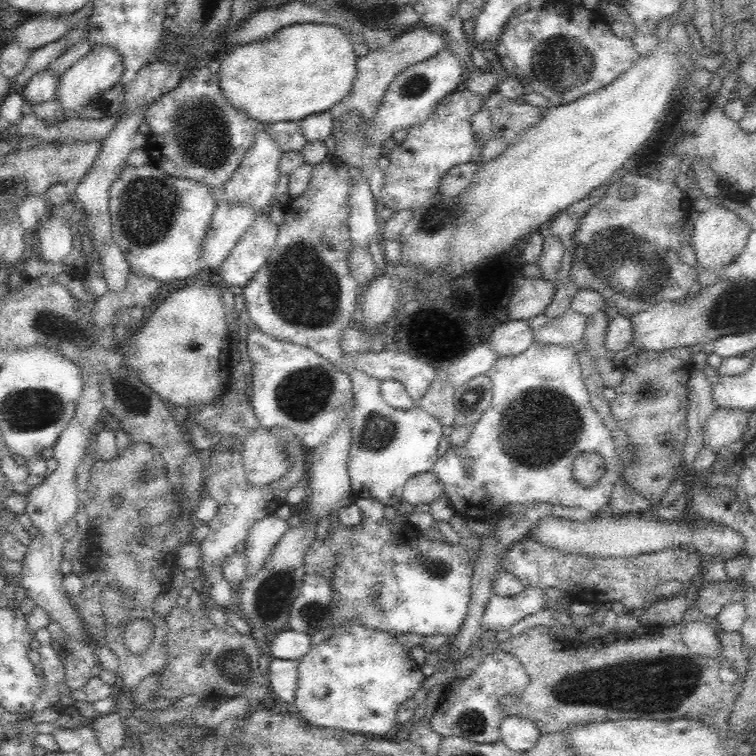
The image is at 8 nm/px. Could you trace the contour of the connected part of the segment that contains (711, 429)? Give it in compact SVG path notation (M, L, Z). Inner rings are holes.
M715 408L708 417L704 433L704 444L706 448L720 452L722 448L728 447L732 442L740 440L744 433L749 430L749 412L741 410L722 410Z

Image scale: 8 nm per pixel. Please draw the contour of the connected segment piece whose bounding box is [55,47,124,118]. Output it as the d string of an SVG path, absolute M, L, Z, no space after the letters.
M113 48L91 49L76 64L73 64L62 76L58 77L55 99L63 106L65 118L80 117L82 110L96 100L102 92L110 90L114 84L120 82L123 74L122 56Z

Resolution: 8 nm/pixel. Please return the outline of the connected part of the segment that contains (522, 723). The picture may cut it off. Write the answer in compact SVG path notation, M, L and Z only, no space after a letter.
M508 716L501 725L501 740L506 747L516 753L528 753L536 747L541 733L535 722Z

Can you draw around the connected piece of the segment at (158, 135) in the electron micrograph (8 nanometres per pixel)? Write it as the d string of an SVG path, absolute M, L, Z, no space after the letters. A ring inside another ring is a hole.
M206 65L191 69L190 74L183 78L176 88L148 105L145 120L150 128L150 132L145 135L144 146L148 152L150 164L174 178L190 179L210 188L219 188L233 175L244 158L245 152L256 142L258 132L265 126L265 123L250 118L227 101L220 88L218 73L212 73Z

